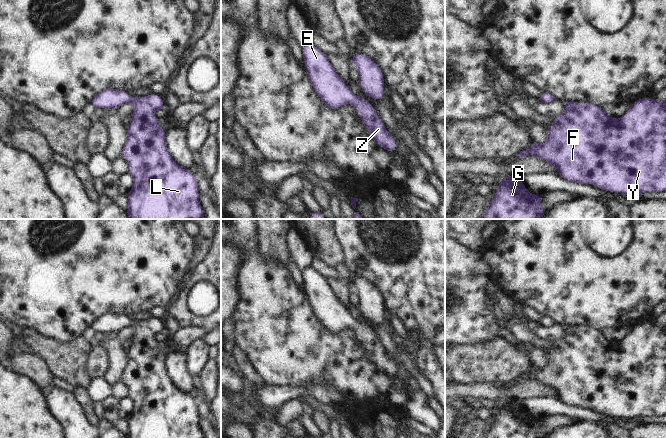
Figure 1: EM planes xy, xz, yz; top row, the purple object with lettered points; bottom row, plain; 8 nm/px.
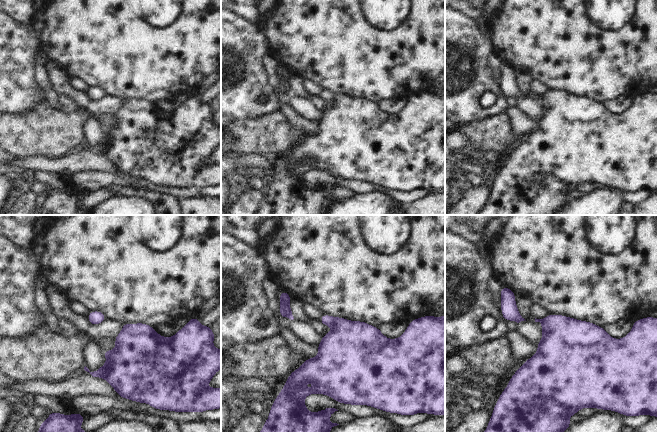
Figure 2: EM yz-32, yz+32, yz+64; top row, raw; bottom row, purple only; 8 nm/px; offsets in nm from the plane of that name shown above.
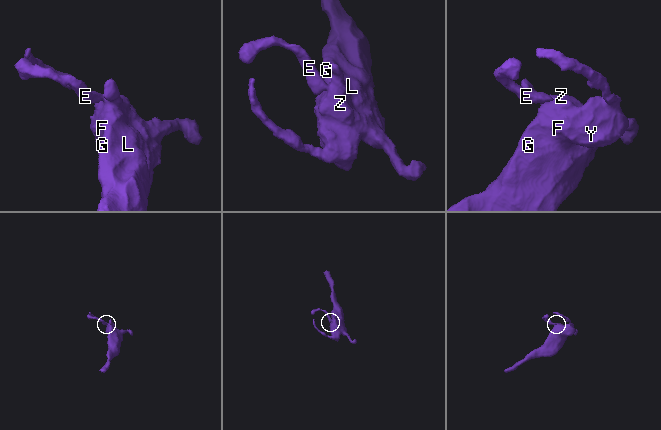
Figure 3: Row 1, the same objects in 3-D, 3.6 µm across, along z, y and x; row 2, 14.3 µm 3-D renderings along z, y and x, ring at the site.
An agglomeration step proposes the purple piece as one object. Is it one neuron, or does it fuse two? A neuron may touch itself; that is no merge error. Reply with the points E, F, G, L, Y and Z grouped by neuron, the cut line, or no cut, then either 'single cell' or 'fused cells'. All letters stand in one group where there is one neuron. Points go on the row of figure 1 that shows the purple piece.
groups E F G L Y Z; cut none; single cell

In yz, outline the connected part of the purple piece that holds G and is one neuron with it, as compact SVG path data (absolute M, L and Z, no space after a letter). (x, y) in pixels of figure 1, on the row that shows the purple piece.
M506 176L499 183L493 201L487 204L480 219L543 219L546 212L540 202L544 195L534 195L526 190L522 176Z

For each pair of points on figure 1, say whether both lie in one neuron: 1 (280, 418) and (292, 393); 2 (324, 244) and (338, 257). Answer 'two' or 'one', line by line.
1: two
2: one

